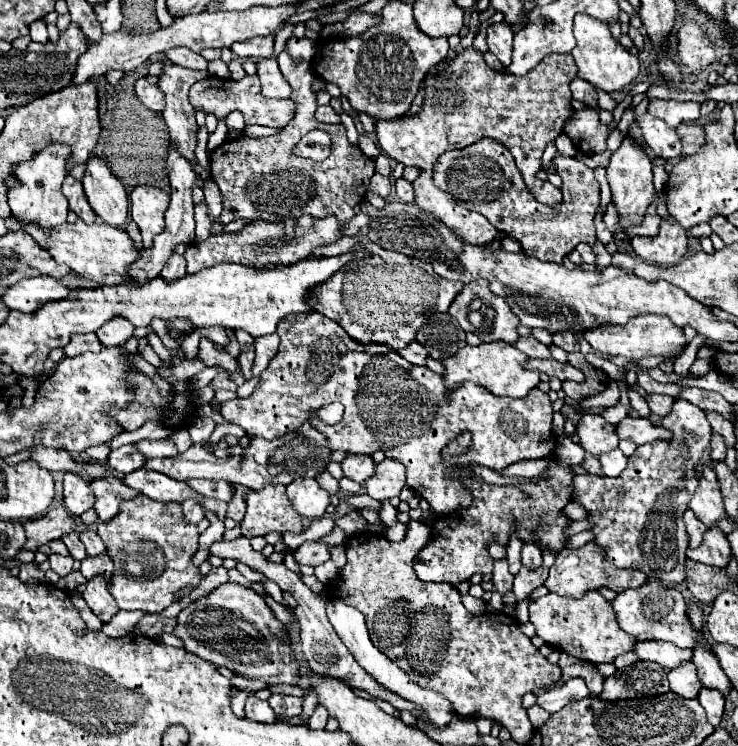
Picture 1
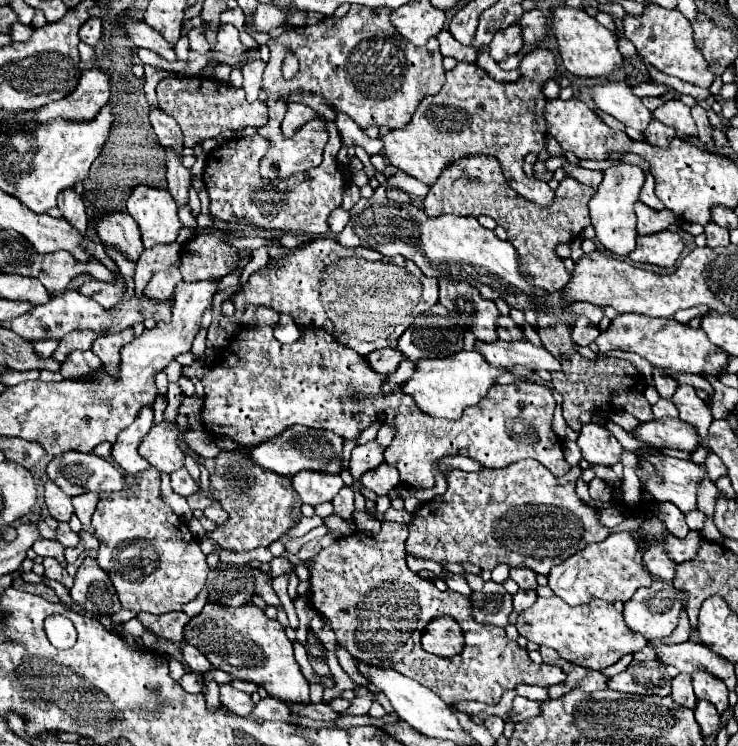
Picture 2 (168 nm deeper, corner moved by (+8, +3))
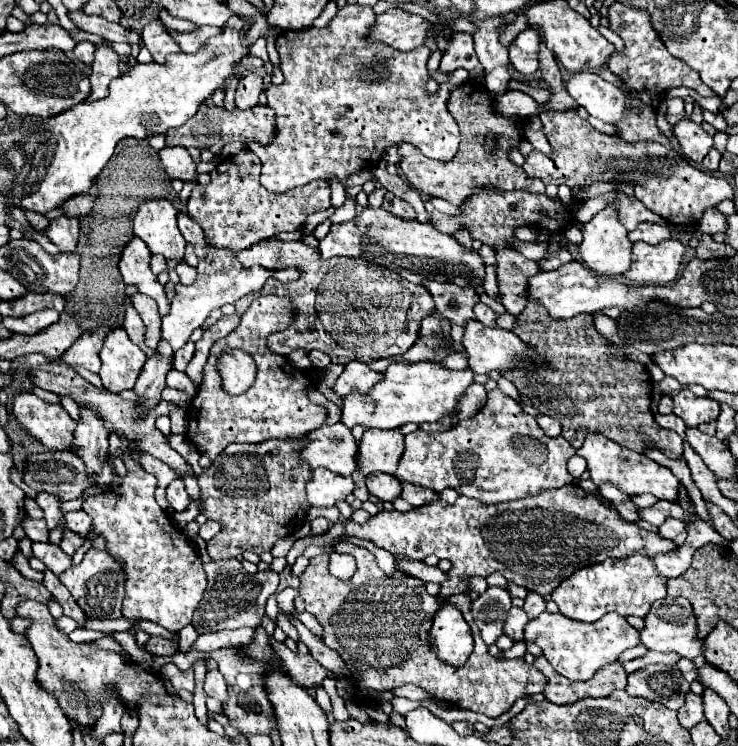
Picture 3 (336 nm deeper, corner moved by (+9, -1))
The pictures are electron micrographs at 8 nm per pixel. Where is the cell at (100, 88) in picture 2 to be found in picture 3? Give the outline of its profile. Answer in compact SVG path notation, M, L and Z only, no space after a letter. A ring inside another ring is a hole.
M107 42L97 44L93 72L89 76L89 80L91 80L91 94L89 94L87 102L105 98L109 82L113 78L117 78L119 74L121 74L121 58L119 58L119 54Z

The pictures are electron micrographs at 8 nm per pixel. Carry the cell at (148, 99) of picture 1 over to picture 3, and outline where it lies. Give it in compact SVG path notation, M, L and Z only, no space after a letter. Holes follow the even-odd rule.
M181 146L165 148L159 152L159 158L161 158L161 164L171 180L177 178L183 182L197 182L195 162L191 160L191 156L185 148L181 148Z

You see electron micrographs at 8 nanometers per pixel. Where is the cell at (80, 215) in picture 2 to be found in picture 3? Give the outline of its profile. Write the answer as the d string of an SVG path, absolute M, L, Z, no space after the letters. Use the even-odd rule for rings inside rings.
M59 216L49 222L49 226L43 230L43 234L59 248L59 252L71 252L77 246L79 238L79 220Z

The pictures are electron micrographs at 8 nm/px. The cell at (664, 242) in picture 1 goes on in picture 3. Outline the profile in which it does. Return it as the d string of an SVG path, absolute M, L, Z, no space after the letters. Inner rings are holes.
M663 240L661 244L633 244L631 268L623 274L635 286L665 286L677 278L685 246L679 240Z

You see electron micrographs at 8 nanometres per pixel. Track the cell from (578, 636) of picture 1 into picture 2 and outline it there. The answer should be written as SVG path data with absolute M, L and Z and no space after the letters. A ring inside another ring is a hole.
M558 596L538 598L536 604L518 616L516 628L530 642L554 648L564 660L592 670L612 666L622 656L638 652L644 648L644 644L648 644L646 638L638 636L624 624L624 616L620 612L604 600L592 600L590 604L582 606L568 606Z

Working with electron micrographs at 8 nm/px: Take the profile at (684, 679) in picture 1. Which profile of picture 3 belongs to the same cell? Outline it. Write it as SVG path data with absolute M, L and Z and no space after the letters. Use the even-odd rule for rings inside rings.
M689 692L685 698L685 704L679 710L679 724L685 726L687 730L691 730L701 720L703 720L703 698Z

